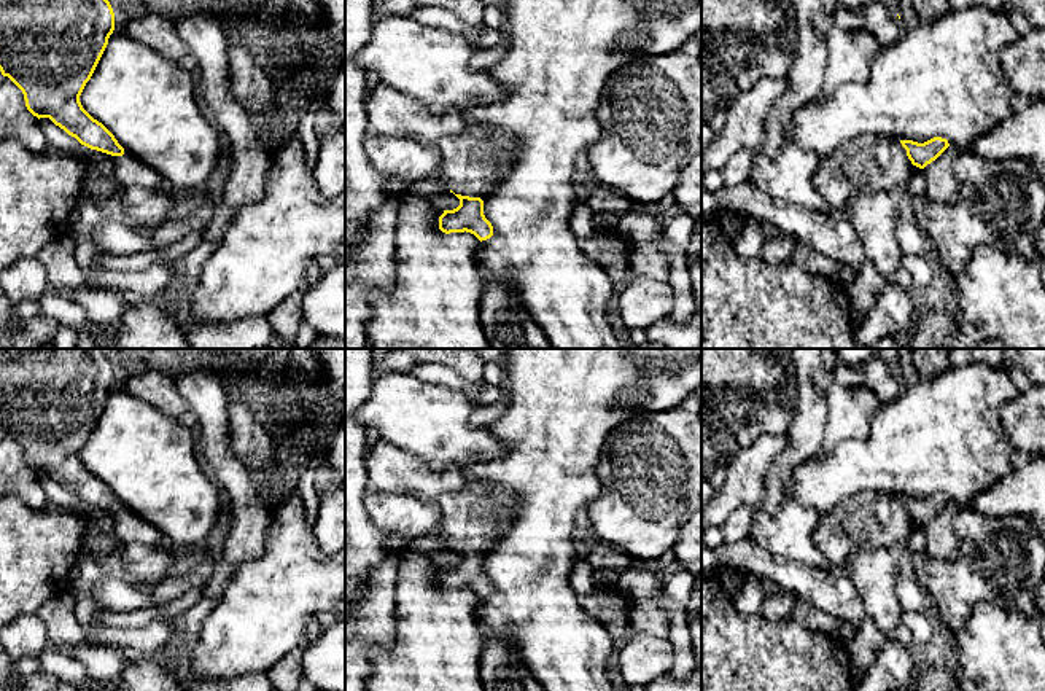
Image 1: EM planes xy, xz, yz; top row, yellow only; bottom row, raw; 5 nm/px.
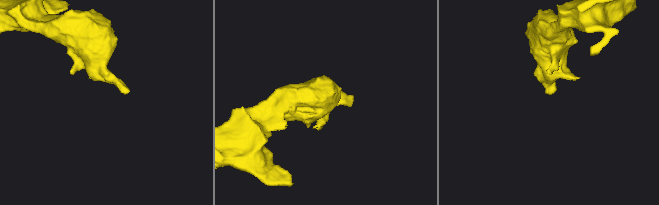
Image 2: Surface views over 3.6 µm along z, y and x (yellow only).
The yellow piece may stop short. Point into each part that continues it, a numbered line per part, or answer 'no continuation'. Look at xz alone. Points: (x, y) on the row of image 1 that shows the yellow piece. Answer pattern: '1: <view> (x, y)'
1: xz (473, 164)

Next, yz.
1: yz (869, 163)

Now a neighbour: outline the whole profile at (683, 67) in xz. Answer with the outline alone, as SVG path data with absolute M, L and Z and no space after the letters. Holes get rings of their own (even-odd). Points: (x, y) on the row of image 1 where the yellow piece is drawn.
M693 35L678 51L617 68L595 115L601 137L587 156L598 185L646 207L673 193L681 169L701 151L701 41Z

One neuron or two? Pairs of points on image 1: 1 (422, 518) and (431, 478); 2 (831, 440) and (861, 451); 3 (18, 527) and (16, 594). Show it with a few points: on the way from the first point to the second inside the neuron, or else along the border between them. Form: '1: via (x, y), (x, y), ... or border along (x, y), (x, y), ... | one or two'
1: border along (390, 492), (414, 495), (436, 503) | two
2: border along (870, 421), (866, 438), (845, 438), (819, 449) | two
3: via (16, 543), (16, 578) | one

